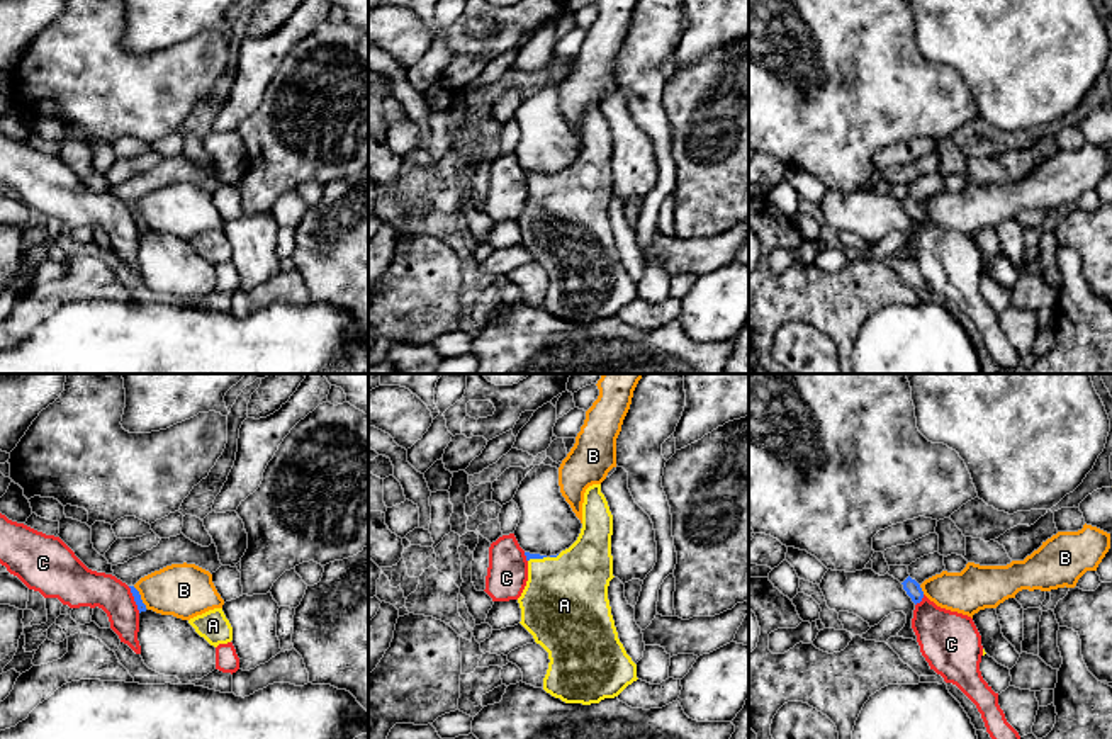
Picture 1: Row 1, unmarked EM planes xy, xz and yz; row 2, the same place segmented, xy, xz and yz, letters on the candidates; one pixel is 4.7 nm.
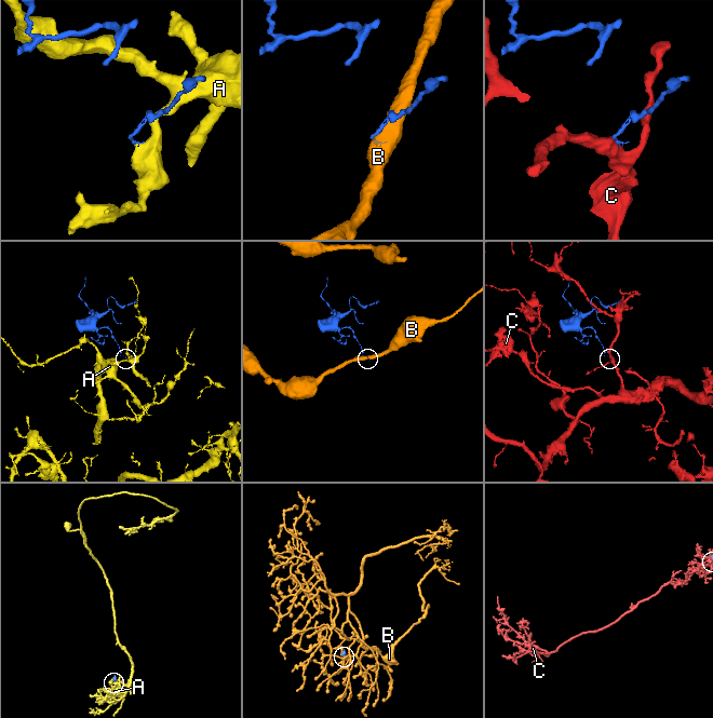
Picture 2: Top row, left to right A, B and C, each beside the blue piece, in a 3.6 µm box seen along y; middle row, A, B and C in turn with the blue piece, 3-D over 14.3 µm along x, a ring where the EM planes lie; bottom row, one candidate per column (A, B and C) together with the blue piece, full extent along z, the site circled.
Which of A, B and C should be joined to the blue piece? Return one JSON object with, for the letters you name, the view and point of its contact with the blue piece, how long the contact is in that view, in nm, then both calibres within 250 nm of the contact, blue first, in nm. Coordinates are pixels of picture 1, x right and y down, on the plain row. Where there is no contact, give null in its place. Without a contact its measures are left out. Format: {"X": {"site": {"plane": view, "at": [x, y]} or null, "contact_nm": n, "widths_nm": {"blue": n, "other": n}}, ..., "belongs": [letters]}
{"A": {"site": {"plane": "xz", "at": [537, 177]}, "contact_nm": 90, "widths_nm": {"blue": 30, "other": 400}}, "belongs": ["A"]}

